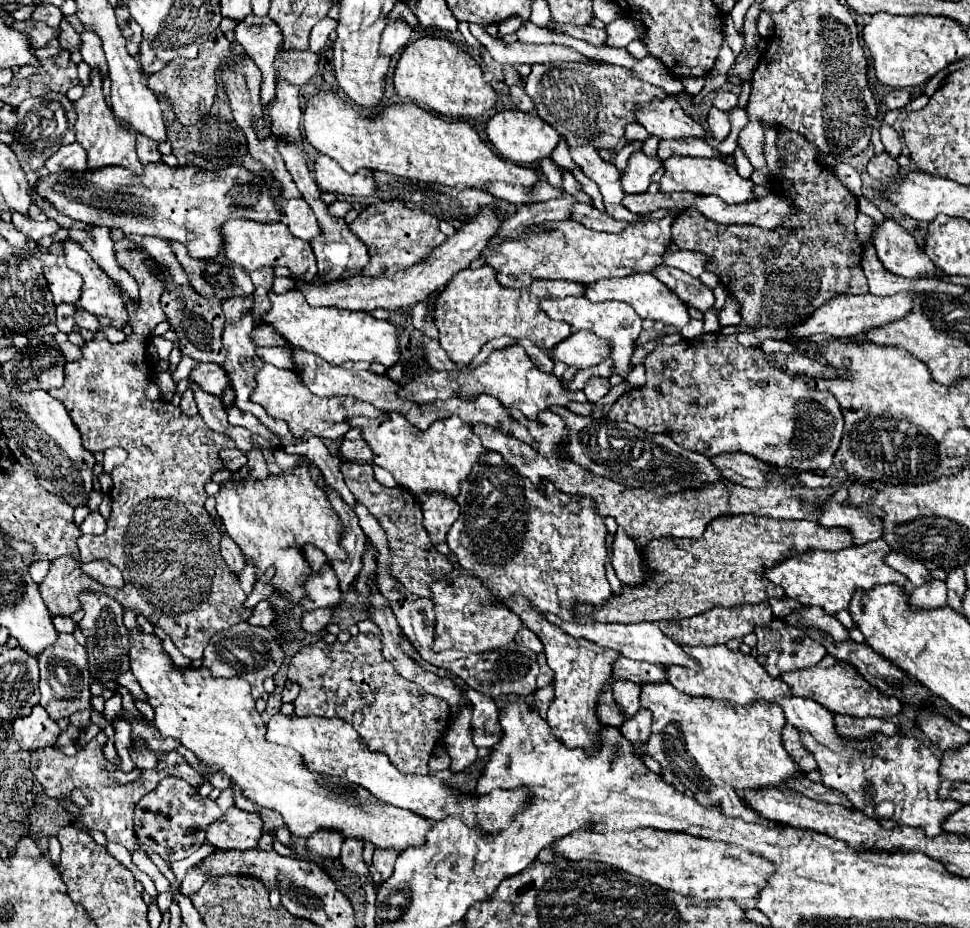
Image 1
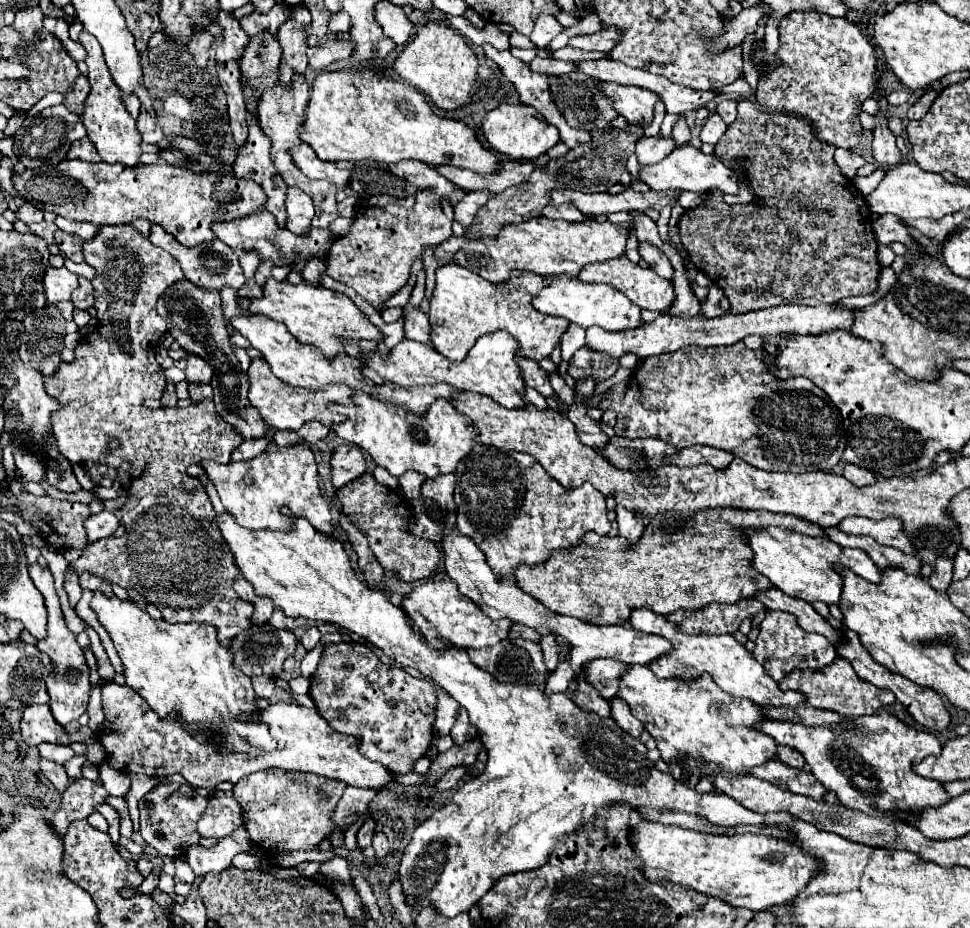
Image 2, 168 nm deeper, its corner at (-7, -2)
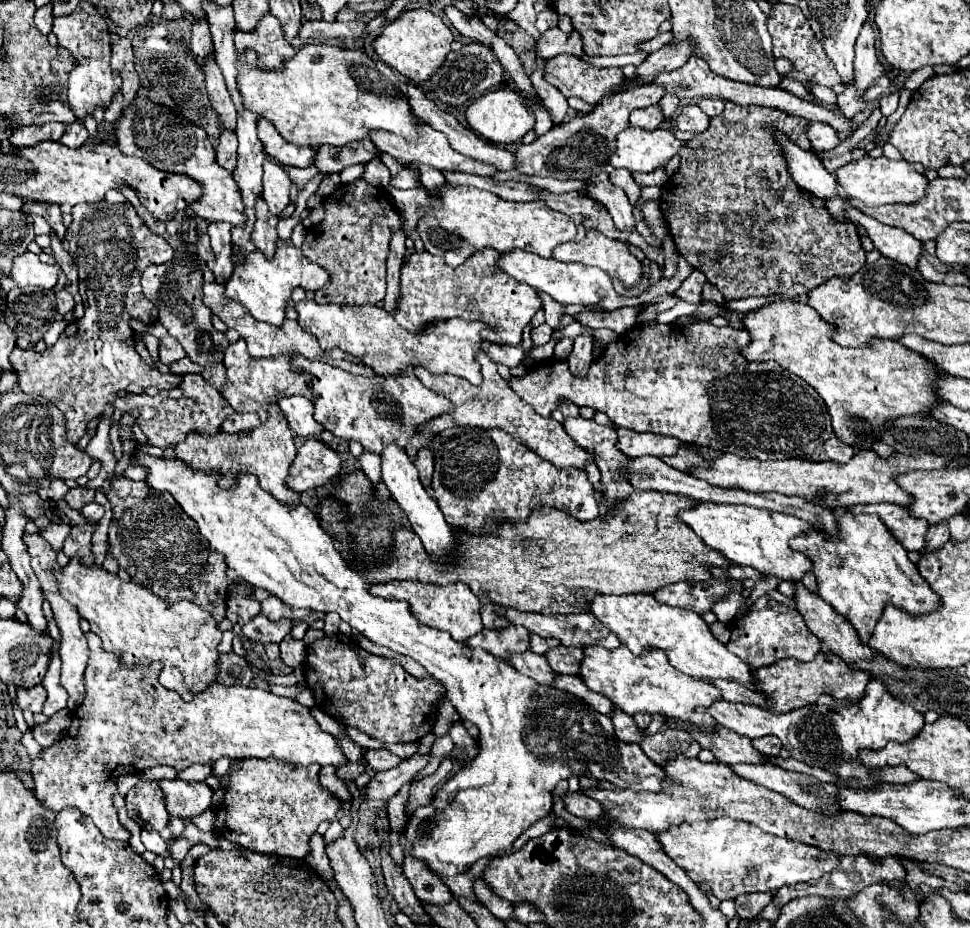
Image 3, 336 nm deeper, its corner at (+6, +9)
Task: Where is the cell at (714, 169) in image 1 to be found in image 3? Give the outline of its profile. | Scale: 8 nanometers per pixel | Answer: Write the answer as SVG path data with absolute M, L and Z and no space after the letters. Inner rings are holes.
M626 128L616 138L616 154L610 158L610 164L616 168L628 168L630 172L654 172L654 170L666 166L680 152L682 146L686 146L686 144L680 142L666 128L658 128L654 132L644 132L640 128Z

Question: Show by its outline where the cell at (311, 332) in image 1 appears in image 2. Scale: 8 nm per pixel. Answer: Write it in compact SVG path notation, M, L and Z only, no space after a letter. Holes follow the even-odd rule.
M267 279L265 287L263 287L263 297L253 299L251 305L249 305L249 311L257 313L257 315L267 315L269 319L285 323L289 333L299 343L315 345L327 357L335 357L339 351L343 351L343 345L339 343L339 337L353 339L357 343L361 339L369 339L369 341L375 341L375 343L381 341L379 329L375 325L371 325L371 321L355 307L355 303L347 295L343 295L339 291L325 289L323 285L311 285L307 281L303 281L299 285L293 285L289 281Z

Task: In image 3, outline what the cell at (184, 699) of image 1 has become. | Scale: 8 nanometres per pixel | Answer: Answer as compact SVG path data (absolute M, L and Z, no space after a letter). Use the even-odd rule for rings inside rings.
M70 560L70 564L56 578L62 596L78 608L78 614L82 618L90 622L90 630L94 630L102 638L104 652L114 654L122 666L148 668L152 662L160 662L162 670L158 674L158 682L168 690L176 690L182 696L182 700L190 700L194 694L206 690L210 684L218 680L218 644L222 640L222 632L218 630L216 620L194 602L184 600L168 604L166 600L152 594L148 588L142 588L134 582L124 582L116 574L106 572L102 566L82 566L80 560Z

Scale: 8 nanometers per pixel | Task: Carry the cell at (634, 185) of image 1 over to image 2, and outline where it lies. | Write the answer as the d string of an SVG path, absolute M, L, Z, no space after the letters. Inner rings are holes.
M661 133L655 135L655 137L645 137L643 135L643 139L639 139L639 143L637 143L635 155L637 155L641 165L643 163L657 163L659 159L665 159L675 147L677 145L675 145L673 137L665 137Z

